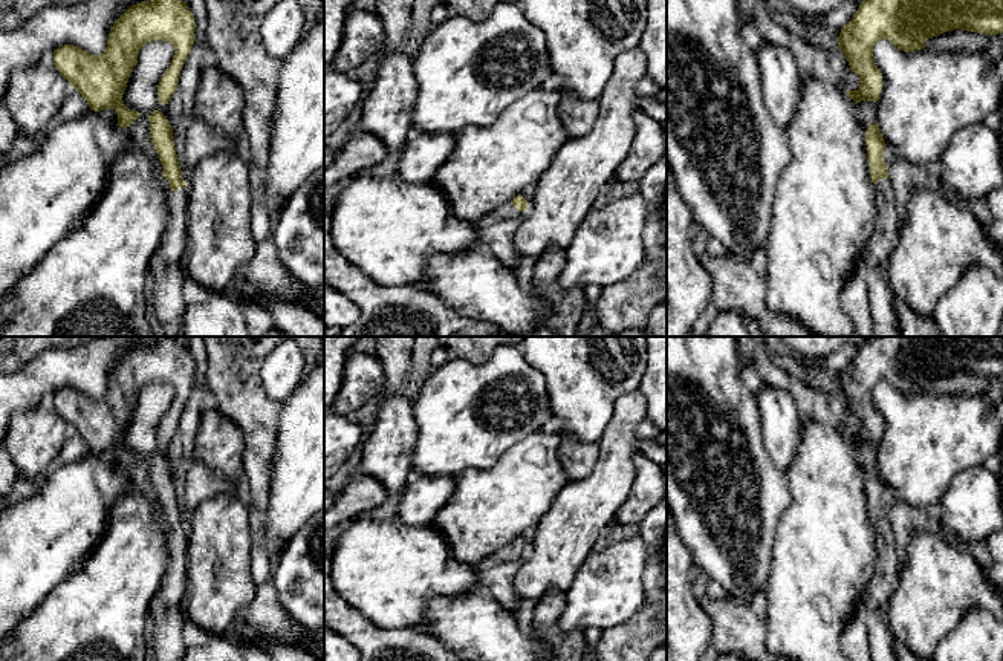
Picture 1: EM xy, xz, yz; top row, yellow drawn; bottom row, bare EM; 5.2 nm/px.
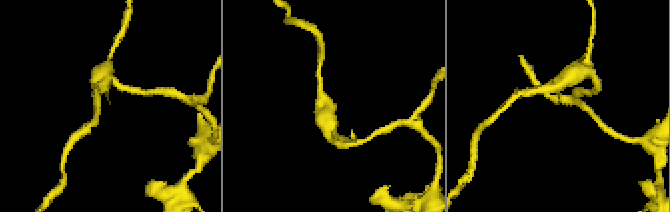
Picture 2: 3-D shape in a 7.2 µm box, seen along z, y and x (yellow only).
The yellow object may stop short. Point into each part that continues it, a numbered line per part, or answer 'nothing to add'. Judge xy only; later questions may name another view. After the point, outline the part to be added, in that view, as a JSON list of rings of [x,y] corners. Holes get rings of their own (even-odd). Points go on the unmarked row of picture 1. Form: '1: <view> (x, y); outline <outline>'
1: xy (165, 611); outline [[[141,457],[127,471],[130,487],[144,493],[154,505],[154,516],[165,529],[168,548],[168,568],[161,589],[156,592],[150,618],[154,623],[153,652],[157,661],[182,661],[187,644],[183,641],[182,601],[187,592],[187,529],[173,534],[162,519],[164,510],[150,480],[150,464]]]

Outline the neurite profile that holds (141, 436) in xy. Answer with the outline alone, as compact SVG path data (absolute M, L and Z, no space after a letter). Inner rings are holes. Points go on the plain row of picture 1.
M154 383L142 389L122 438L122 444L130 453L144 459L159 453L168 462L168 447L159 445L157 427L173 398L174 389L168 384Z

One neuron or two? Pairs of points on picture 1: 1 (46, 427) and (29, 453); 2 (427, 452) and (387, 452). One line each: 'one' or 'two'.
1: one
2: two

